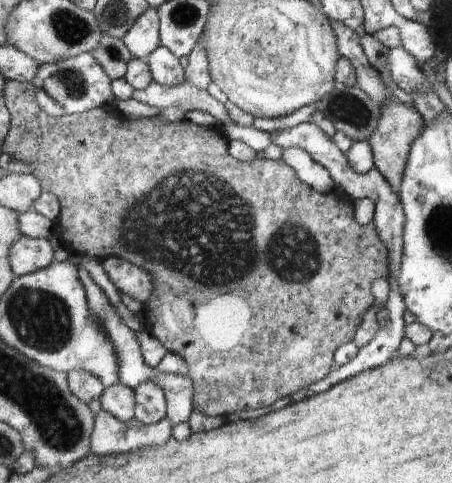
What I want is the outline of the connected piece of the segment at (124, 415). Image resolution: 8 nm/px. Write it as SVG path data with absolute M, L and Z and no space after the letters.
M120 382L105 388L99 402L102 410L112 414L114 418L124 422L135 418L134 391Z

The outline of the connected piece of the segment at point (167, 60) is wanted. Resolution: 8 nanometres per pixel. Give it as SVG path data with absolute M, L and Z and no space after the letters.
M162 45L158 46L145 61L148 63L153 80L158 84L176 88L176 86L186 83L185 70L180 65L180 59Z

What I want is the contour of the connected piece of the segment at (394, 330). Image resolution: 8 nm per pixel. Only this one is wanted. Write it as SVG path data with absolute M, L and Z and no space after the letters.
M390 274L389 298L385 309L388 310L389 314L388 324L386 324L386 326L382 326L382 328L379 327L378 332L376 332L376 336L374 336L374 338L372 338L372 340L370 340L366 346L359 348L356 357L350 360L347 364L335 366L332 371L330 371L324 378L322 378L322 380L318 380L318 382L314 382L314 384L310 384L310 386L303 387L302 390L295 392L292 396L281 398L280 400L274 402L274 404L271 404L267 407L250 410L245 409L232 413L229 415L228 420L230 420L230 422L234 422L236 420L260 418L260 416L264 416L269 412L274 412L275 410L286 408L287 406L290 406L299 400L312 398L312 396L316 396L317 394L324 394L324 392L328 392L328 390L330 390L330 388L333 386L336 386L337 384L340 384L341 382L344 382L345 380L348 380L349 378L352 378L361 372L364 372L365 370L370 370L372 368L382 366L390 359L395 358L397 356L396 352L399 350L400 343L402 342L402 338L405 337L405 322L402 318L402 315L407 308L405 307L404 301L402 300L402 294L400 294L400 290L398 290L398 279L396 276L392 276L392 274Z

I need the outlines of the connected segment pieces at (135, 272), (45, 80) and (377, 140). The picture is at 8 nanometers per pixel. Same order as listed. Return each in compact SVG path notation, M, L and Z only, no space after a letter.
M116 256L103 259L101 264L106 270L108 278L112 280L112 284L120 292L132 296L142 304L148 302L150 296L154 294L152 276L146 270L142 270L142 268L126 262L126 260L116 258Z
M84 53L76 58L60 60L56 64L41 64L33 85L40 108L52 117L62 117L88 112L94 108L110 107L115 99L111 82L92 53Z
M395 96L390 98L388 102L384 102L379 109L378 126L376 130L370 134L368 144L372 150L374 157L374 166L378 172L386 178L386 182L392 186L394 194L398 194L400 183L406 168L406 159L410 152L412 142L422 134L424 130L424 121L422 116L415 109L415 106L400 102Z

